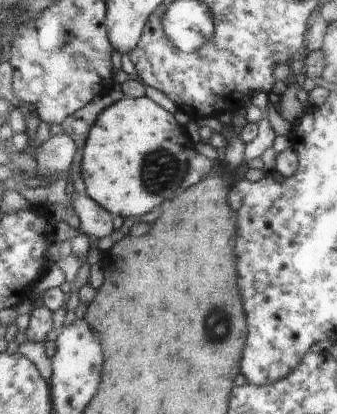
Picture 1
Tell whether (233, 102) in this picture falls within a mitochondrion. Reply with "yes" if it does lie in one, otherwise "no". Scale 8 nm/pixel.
no

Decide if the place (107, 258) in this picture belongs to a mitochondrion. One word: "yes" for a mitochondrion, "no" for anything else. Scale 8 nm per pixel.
no

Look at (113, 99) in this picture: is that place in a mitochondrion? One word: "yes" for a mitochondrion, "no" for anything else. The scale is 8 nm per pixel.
no

